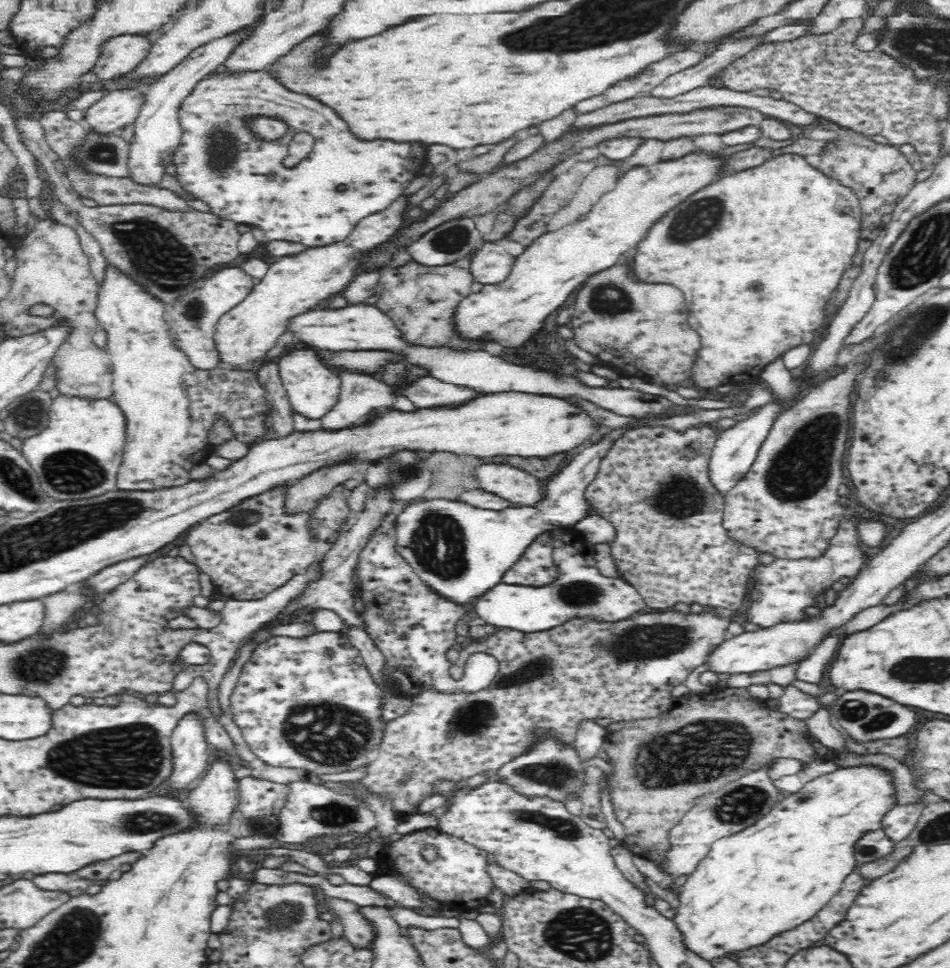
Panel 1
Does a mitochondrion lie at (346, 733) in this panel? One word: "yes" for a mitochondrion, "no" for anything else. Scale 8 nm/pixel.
yes

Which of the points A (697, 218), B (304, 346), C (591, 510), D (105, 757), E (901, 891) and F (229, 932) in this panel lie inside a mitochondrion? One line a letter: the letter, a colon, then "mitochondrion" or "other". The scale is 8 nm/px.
A: mitochondrion
B: other
C: other
D: mitochondrion
E: other
F: other

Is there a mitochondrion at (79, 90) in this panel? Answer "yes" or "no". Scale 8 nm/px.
no

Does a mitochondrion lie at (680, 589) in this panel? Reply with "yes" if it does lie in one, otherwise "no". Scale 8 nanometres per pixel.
no

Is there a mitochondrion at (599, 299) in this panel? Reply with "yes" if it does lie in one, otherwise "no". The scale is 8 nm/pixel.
yes

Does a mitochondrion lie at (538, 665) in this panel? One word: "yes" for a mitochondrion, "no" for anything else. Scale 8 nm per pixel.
yes

